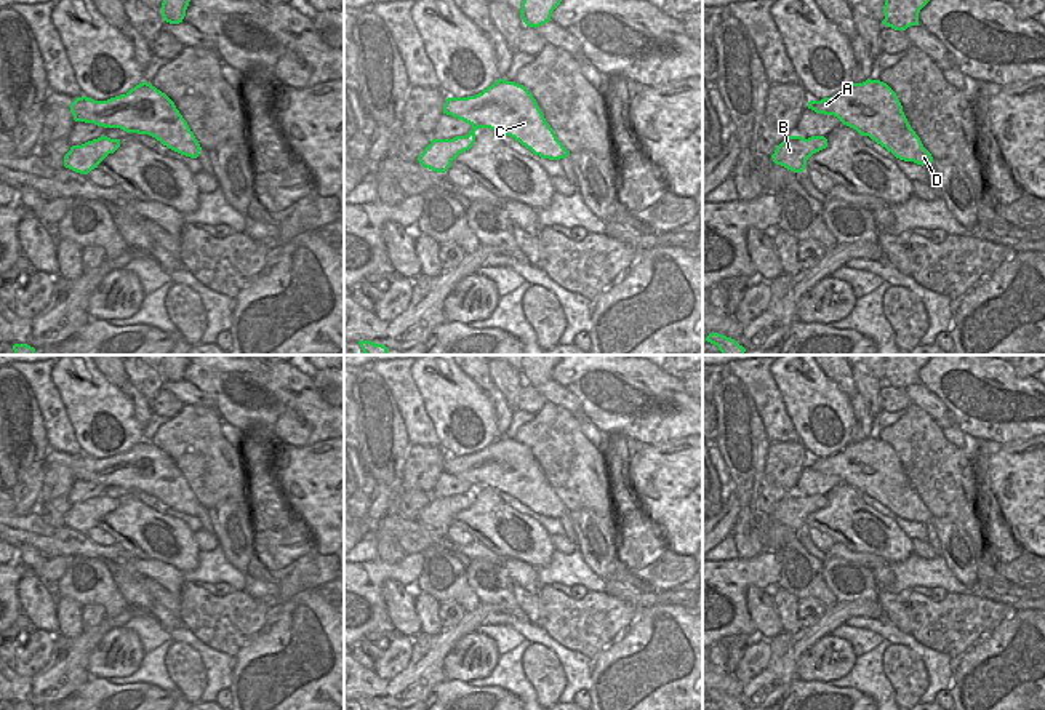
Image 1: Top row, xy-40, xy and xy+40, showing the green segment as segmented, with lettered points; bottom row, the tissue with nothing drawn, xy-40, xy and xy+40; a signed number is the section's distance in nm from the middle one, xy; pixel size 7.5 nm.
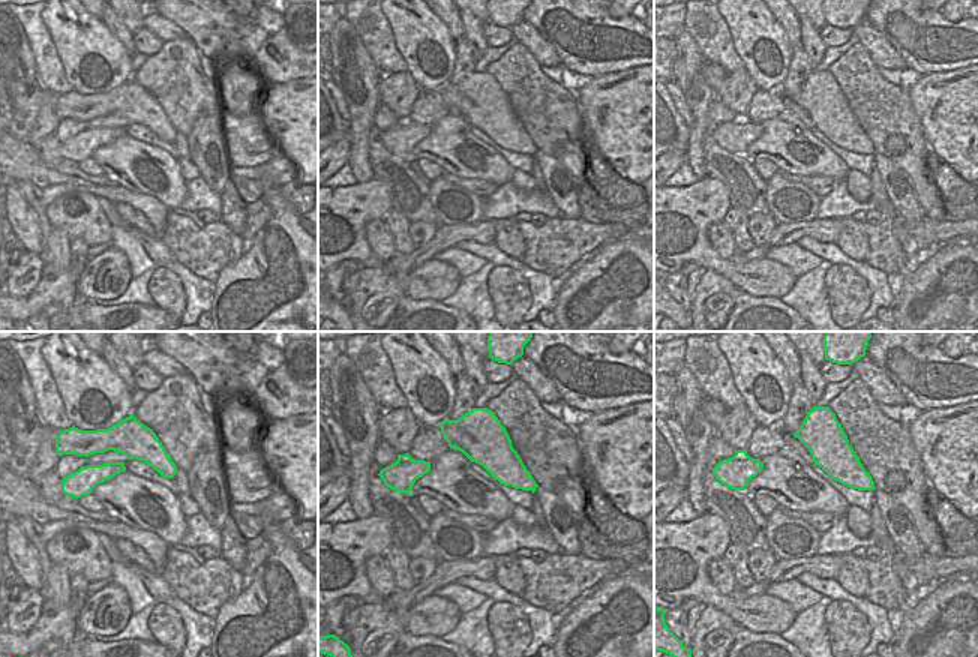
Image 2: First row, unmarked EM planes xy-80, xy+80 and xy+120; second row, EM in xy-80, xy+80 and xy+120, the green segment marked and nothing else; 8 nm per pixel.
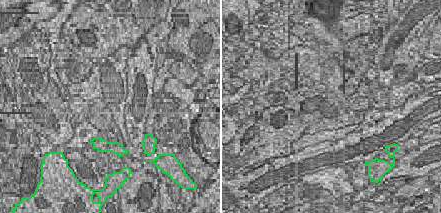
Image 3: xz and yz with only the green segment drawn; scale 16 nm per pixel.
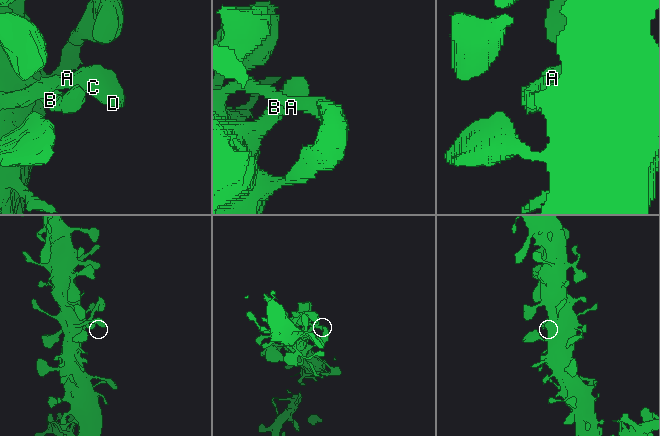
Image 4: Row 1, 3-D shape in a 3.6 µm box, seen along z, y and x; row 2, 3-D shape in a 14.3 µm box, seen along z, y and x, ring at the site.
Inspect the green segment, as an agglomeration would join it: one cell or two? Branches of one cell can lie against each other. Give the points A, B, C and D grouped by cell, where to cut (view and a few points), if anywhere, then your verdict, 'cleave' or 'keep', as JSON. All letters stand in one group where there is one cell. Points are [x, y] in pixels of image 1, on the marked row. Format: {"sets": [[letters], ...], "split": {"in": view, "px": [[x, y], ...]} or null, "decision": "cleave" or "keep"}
{"sets": [["A", "B", "C", "D"]], "split": null, "decision": "keep"}

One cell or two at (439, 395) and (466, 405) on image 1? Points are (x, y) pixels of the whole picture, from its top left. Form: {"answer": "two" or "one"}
{"answer": "one"}

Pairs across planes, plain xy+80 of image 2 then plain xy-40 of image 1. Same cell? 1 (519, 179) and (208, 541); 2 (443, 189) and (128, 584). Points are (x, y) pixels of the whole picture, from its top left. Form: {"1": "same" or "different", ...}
{"1": "same", "2": "same"}

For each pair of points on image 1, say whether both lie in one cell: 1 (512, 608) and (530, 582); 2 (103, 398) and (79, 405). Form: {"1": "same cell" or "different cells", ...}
{"1": "different cells", "2": "same cell"}

